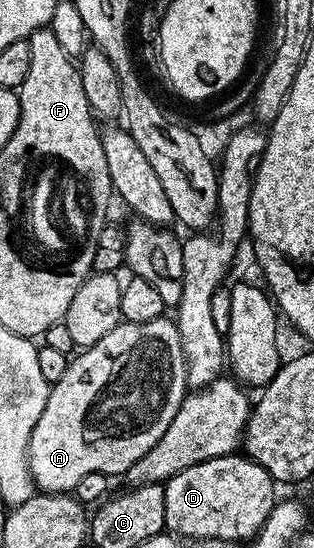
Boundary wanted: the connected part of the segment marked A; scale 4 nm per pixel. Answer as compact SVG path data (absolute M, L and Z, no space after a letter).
M163 317L143 323L125 321L118 323L116 329L112 329L112 333L100 337L100 341L96 341L96 345L79 350L70 359L64 377L60 377L60 381L52 384L50 396L44 405L44 413L40 413L40 421L36 421L36 429L32 429L32 437L28 441L28 469L30 476L34 478L35 488L42 493L60 495L73 492L74 487L80 485L80 477L88 477L88 473L104 473L111 477L125 476L126 471L132 469L132 465L136 465L136 461L140 461L140 457L144 457L144 453L148 453L148 449L152 449L152 445L156 445L156 441L160 441L160 437L164 437L164 429L168 429L168 425L172 425L172 417L176 417L176 409L180 409L187 394L186 358L184 349L180 345L177 322L173 318Z

